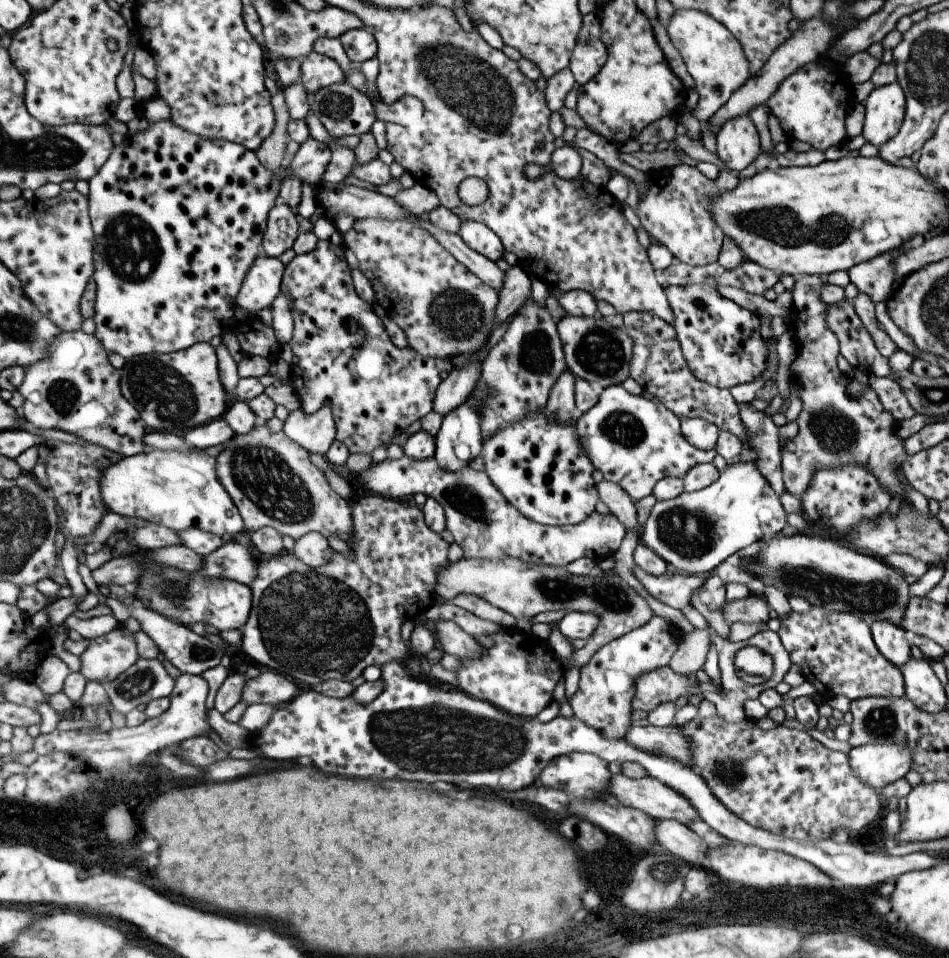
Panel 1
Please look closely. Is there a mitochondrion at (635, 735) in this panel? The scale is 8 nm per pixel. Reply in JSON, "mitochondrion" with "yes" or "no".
{"mitochondrion":"no"}

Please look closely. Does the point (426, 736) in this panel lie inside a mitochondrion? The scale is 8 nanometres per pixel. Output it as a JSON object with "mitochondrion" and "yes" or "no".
{"mitochondrion":"yes"}

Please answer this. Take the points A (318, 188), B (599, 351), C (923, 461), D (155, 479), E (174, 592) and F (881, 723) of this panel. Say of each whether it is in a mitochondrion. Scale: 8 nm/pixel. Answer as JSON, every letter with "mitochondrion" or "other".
{"A":"other","B":"mitochondrion","C":"other","D":"other","E":"mitochondrion","F":"mitochondrion"}

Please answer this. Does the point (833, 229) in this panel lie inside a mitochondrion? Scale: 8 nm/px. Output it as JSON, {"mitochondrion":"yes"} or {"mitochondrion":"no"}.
{"mitochondrion":"yes"}

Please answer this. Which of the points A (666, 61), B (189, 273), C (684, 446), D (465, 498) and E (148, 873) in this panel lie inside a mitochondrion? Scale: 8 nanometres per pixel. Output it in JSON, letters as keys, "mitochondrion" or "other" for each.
{"A":"other","B":"other","C":"other","D":"mitochondrion","E":"other"}

